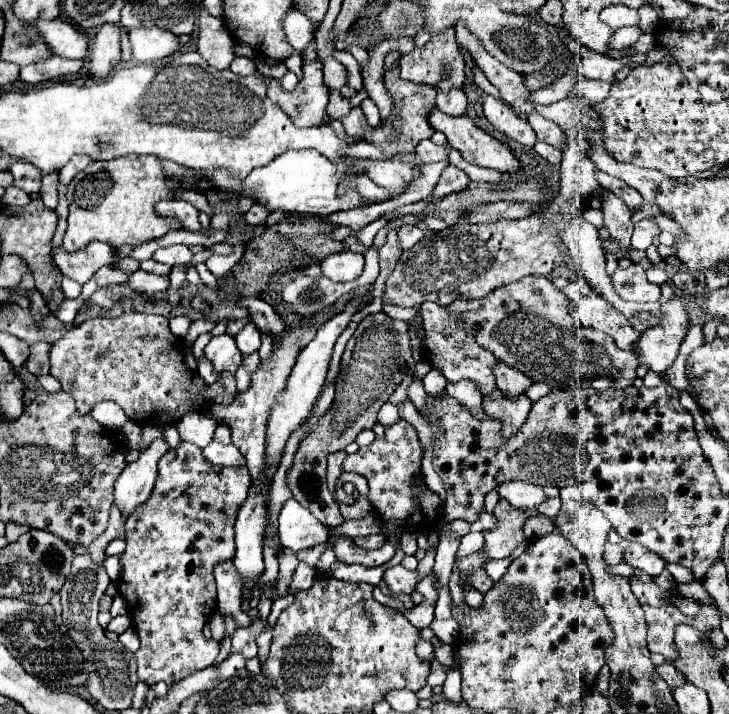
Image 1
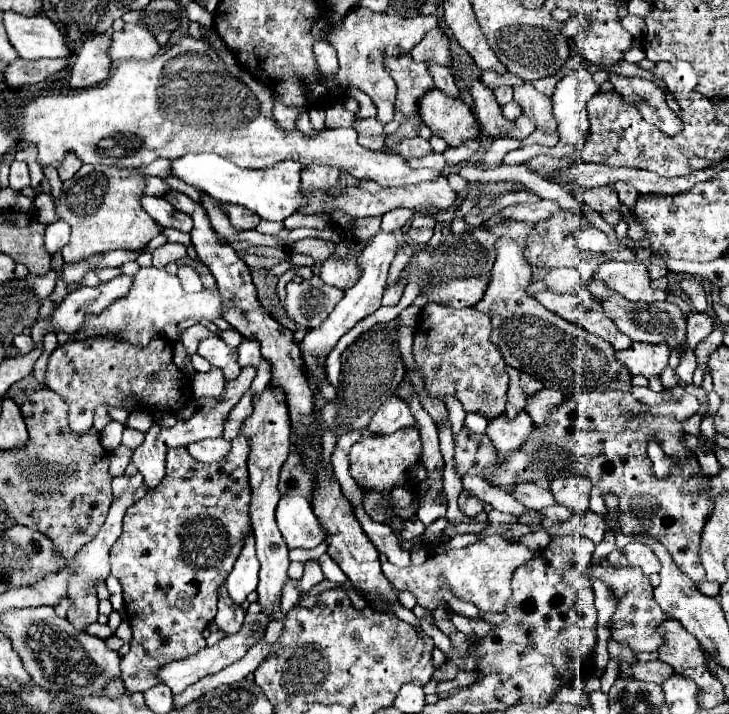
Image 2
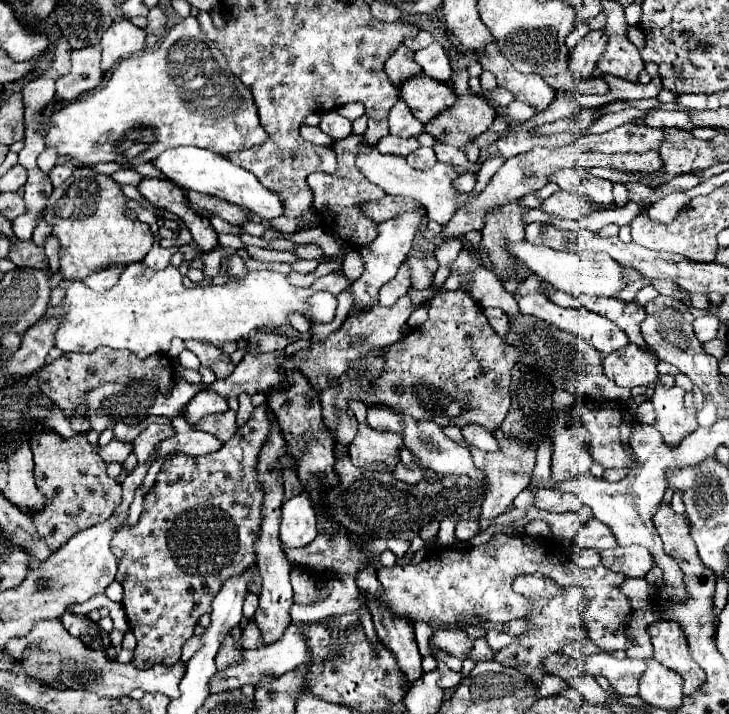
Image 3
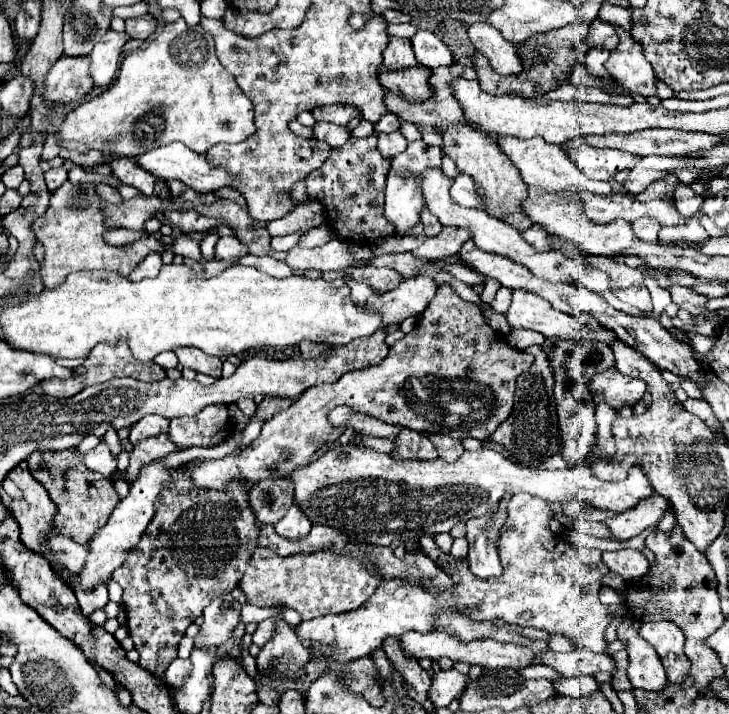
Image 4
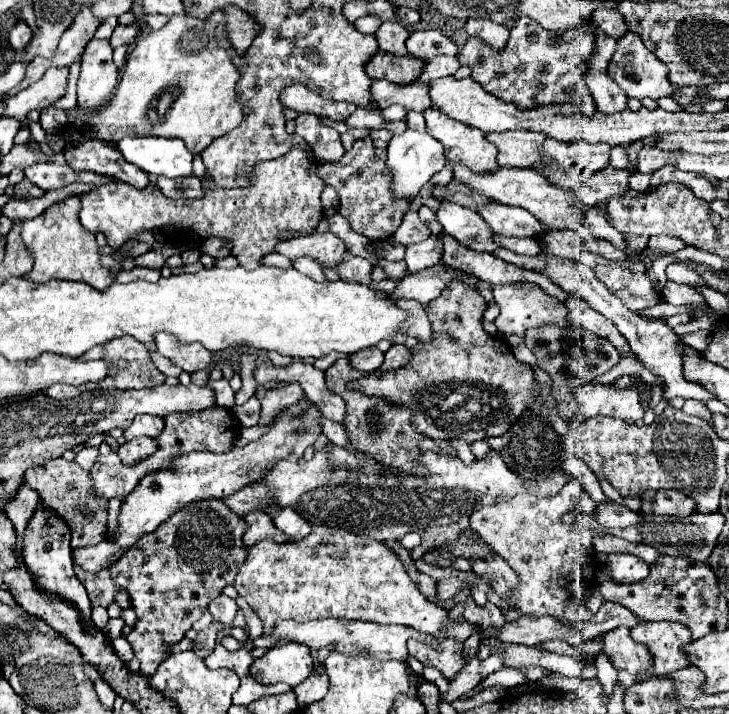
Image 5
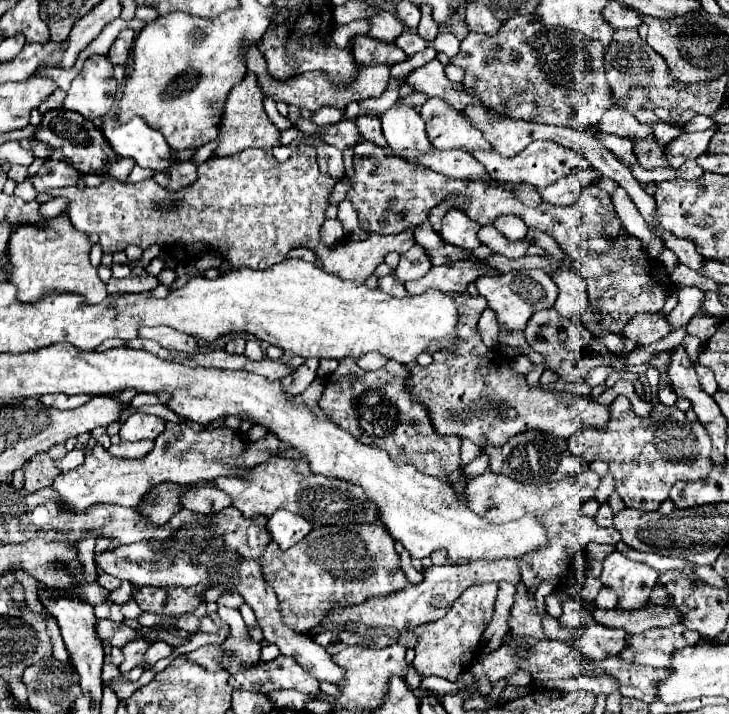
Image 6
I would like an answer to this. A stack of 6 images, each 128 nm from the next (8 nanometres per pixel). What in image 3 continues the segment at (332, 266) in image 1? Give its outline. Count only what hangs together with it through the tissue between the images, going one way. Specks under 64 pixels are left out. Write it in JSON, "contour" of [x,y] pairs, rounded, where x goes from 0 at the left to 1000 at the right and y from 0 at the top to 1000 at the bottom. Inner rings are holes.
{"contour":[[[181,370],[170,375],[162,398],[145,409],[132,409],[115,395],[99,395],[91,417],[80,429],[66,426],[60,445],[82,445],[74,485],[88,496],[126,493],[134,485],[148,485],[159,490],[173,487],[189,501],[203,501],[209,496],[228,493],[236,473],[247,473],[252,479],[272,476],[305,487],[307,482],[326,479],[351,462],[376,465],[379,459],[395,457],[395,443],[401,437],[414,440],[425,454],[431,454],[422,440],[422,417],[436,408],[450,408],[462,415],[479,399],[480,394],[469,381],[439,387],[425,403],[406,403],[398,398],[392,384],[354,378],[335,387],[318,387],[302,401],[255,401],[252,387],[239,373],[209,381],[195,370]]]}

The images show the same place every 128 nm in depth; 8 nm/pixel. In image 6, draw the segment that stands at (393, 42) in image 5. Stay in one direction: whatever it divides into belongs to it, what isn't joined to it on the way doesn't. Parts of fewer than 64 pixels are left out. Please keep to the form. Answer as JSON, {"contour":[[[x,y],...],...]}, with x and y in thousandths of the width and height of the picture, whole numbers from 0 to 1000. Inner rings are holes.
{"contour":[[[521,14],[516,22],[505,25],[505,31],[508,31],[505,50],[527,56],[532,62],[540,59],[543,50],[549,50],[549,45],[554,45],[554,34],[543,22],[538,22],[535,17],[527,17],[527,14]]]}

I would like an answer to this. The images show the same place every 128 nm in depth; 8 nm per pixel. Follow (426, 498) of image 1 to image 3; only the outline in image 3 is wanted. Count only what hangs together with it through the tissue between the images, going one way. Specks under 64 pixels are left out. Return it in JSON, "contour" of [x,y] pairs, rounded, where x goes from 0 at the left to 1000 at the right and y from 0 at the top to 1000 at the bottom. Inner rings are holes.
{"contour":[[[494,594],[488,613],[477,627],[477,639],[483,650],[494,650],[494,655],[505,655],[505,650],[516,650],[516,644],[527,644],[532,655],[540,655],[549,647],[546,630],[551,627],[551,616],[535,605],[510,602],[505,594]]]}

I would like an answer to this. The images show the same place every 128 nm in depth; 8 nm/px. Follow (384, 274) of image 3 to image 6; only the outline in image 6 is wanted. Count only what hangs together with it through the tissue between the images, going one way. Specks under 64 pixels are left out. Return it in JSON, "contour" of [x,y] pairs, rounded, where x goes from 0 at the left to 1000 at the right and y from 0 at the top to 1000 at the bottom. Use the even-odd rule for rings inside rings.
{"contour":[[[543,143],[521,162],[521,168],[532,204],[543,213],[551,213],[554,207],[568,207],[573,213],[593,207],[582,185],[582,168],[565,148]]]}

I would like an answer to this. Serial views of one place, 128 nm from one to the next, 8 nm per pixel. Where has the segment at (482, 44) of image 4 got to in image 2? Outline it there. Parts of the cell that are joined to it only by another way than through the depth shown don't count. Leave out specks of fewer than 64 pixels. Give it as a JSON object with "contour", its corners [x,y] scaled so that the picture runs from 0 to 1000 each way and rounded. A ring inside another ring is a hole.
{"contour":[[[719,115],[716,120],[705,123],[705,143],[713,146],[716,157],[727,162],[738,179],[746,185],[763,182],[763,165],[757,160],[757,140],[749,132],[741,132],[730,115]]]}

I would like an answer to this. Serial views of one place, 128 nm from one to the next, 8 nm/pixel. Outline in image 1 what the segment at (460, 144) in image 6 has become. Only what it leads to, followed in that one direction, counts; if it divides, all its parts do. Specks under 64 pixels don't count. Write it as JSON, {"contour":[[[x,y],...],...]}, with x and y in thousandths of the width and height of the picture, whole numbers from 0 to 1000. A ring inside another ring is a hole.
{"contour":[[[724,387],[691,398],[658,420],[626,420],[615,434],[623,443],[634,440],[636,459],[686,507],[713,518],[730,535],[752,538],[757,546],[790,549],[798,541],[859,543],[870,538],[872,499],[850,490],[834,468],[793,454],[782,440],[776,415],[752,389]]]}

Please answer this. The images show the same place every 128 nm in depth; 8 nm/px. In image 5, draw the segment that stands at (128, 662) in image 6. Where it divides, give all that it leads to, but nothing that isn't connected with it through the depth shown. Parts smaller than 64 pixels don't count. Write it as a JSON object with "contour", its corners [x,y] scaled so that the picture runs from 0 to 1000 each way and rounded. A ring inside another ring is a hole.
{"contour":[[[277,700],[258,706],[230,734],[219,734],[214,745],[192,754],[176,770],[176,779],[151,796],[156,815],[178,832],[189,863],[189,874],[173,896],[192,924],[198,947],[209,947],[225,924],[225,902],[247,899],[305,824],[318,818],[329,790],[337,784],[332,745],[335,734],[329,734],[329,723],[305,700]]]}

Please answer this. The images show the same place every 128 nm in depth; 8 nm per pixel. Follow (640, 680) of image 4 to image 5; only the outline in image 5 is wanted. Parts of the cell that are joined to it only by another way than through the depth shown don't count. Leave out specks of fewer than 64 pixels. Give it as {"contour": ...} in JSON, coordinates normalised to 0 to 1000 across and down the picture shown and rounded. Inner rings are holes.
{"contour":[[[861,880],[831,885],[829,891],[823,891],[823,899],[826,913],[834,919],[845,938],[859,938],[864,944],[875,944],[883,938],[894,944],[894,936],[889,930],[889,910],[883,908],[883,902],[867,896]]]}

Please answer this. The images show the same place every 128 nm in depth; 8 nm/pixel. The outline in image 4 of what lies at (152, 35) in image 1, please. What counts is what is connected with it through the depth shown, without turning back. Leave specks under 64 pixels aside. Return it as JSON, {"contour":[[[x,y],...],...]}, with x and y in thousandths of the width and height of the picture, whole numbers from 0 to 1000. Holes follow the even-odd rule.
{"contour":[[[148,42],[123,73],[123,109],[129,115],[129,126],[145,126],[154,118],[173,56],[176,50]]]}

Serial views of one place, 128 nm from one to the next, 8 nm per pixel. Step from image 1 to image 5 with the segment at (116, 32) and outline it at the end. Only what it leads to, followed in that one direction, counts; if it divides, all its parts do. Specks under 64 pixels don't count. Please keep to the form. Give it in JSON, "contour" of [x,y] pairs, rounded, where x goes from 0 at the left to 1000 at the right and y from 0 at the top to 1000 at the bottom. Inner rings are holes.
{"contour":[[[66,95],[66,101],[38,123],[25,132],[8,132],[3,137],[5,165],[22,165],[25,171],[36,168],[41,154],[60,154],[74,146],[91,129],[93,95]]]}

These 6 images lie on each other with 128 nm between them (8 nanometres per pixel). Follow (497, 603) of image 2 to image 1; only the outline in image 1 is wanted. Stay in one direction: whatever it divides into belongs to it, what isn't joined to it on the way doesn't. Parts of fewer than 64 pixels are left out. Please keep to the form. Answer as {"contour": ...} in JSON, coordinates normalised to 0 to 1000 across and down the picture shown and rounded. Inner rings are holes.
{"contour":[[[656,770],[656,773],[650,773],[650,776],[628,784],[626,796],[628,796],[628,801],[631,801],[631,818],[634,818],[636,826],[645,826],[645,824],[647,824],[645,807],[647,807],[647,801],[658,798],[658,796],[667,790],[667,784],[669,784],[669,779],[667,779],[664,770]],[[549,790],[529,796],[527,801],[527,815],[532,818],[535,829],[546,829],[546,832],[568,832],[571,829],[571,818],[573,818],[573,798],[557,798]]]}

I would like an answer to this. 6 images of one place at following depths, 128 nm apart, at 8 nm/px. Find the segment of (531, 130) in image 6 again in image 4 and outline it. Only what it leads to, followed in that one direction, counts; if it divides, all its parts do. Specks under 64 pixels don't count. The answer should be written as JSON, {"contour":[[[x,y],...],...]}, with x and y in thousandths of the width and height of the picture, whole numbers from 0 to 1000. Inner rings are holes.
{"contour":[[[686,190],[683,204],[702,224],[702,230],[711,235],[711,241],[722,258],[743,258],[743,263],[757,263],[757,266],[793,266],[798,263],[822,272],[840,269],[834,255],[807,251],[796,241],[793,232],[771,213],[771,207],[749,202],[743,193],[716,196],[708,190]]]}

